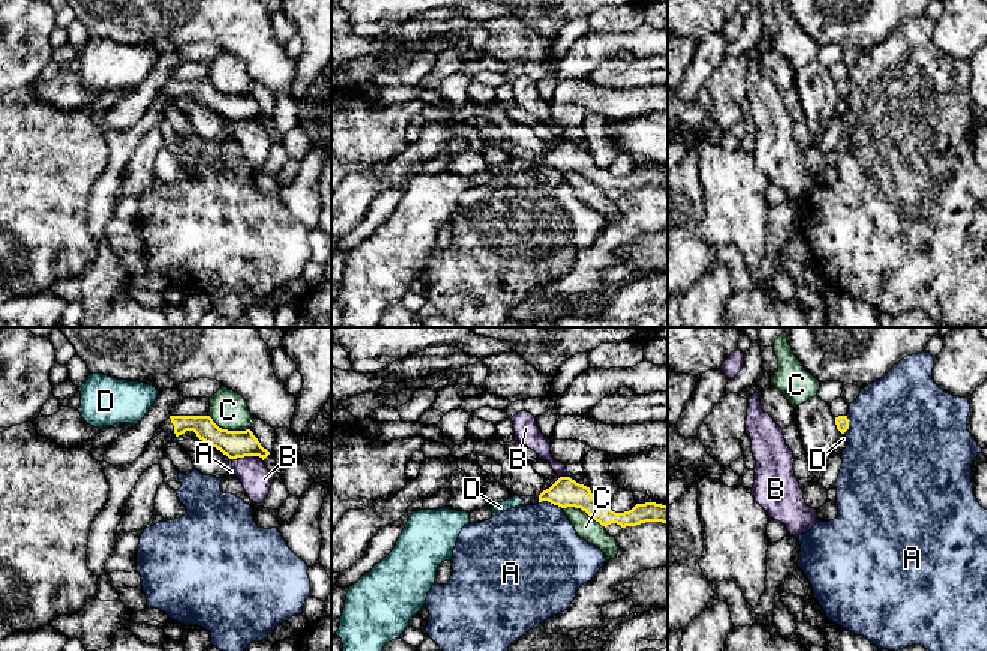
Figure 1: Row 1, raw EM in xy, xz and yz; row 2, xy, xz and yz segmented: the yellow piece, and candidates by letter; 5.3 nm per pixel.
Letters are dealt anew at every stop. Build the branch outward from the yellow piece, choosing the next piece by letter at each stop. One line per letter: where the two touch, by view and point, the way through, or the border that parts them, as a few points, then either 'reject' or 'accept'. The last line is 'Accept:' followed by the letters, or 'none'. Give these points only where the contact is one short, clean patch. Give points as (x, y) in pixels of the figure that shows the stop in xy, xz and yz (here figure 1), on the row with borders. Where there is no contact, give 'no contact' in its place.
A: contact xz (551, 503); border xz (539, 501), (548, 501), (561, 509); reject
B: contact xy (243, 456); border xy (254, 455), (233, 459); reject
C: contact xy (227, 429); border xy (209, 414), (222, 428), (249, 429); reject
D: contact xy (177, 435); border xy (179, 434), (176, 437); reject
Accept: none

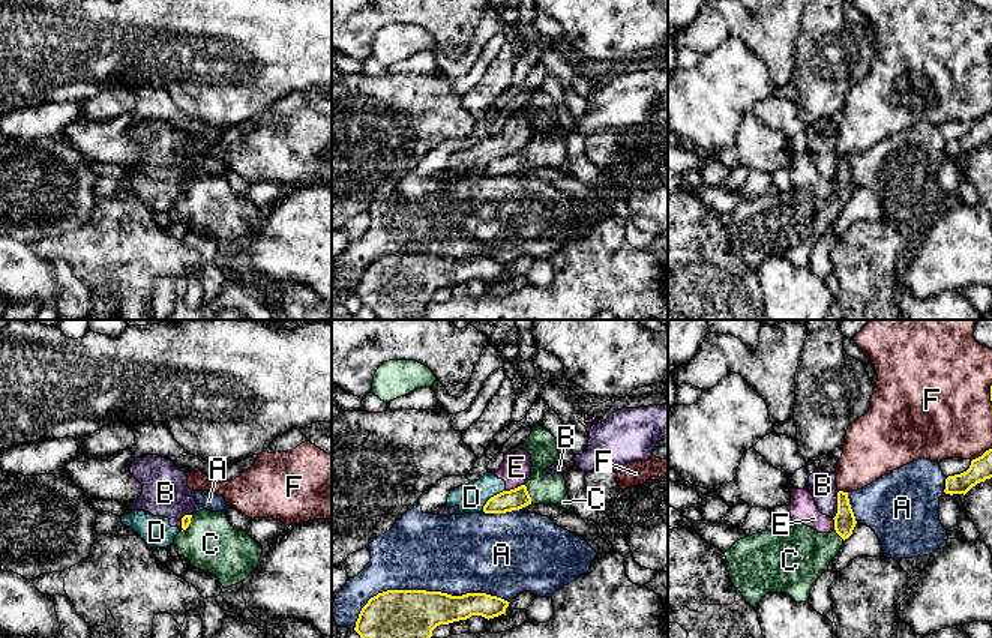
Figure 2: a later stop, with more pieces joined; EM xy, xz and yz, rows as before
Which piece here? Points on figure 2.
A: contact xz (423, 590); reject
B: contact yz (838, 505); reject
C: contact xz (527, 493); way xz (517, 499), (527, 493), (544, 488); accept
D: contact xz (491, 497); border xz (505, 490), (494, 494), (482, 511); reject
E: contact xz (515, 488); border xz (523, 484), (506, 491); reject
F: contact yz (842, 491); reject
Accept: C

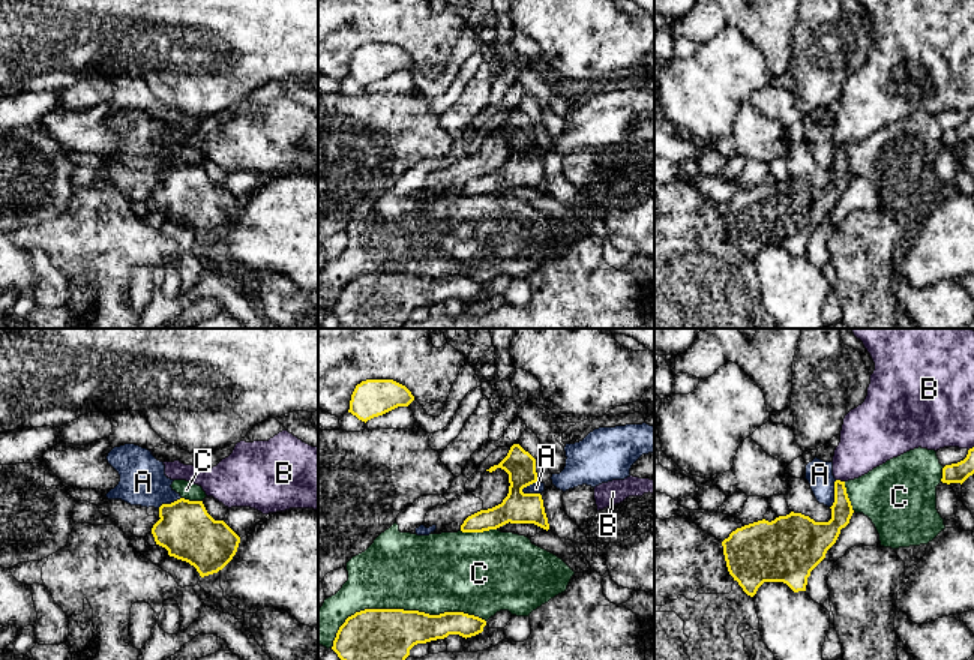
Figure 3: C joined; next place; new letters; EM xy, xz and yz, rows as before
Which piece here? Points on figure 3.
A: contact xz (530, 483); reject
B: contact yz (839, 480); reject
C: contact xz (401, 609); reject
Accept: none

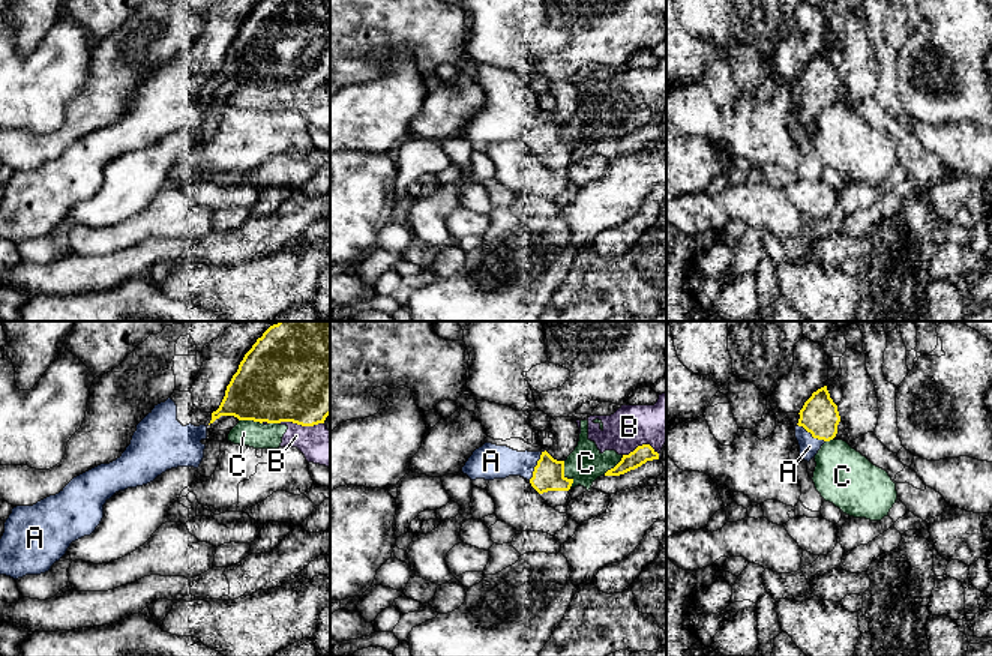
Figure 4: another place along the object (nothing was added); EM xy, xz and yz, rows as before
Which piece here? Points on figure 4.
A: contact yz (811, 433); accept
B: contact xy (302, 425); border xy (279, 422), (323, 424); reject
C: contact xz (563, 475); reject
Accept: A

